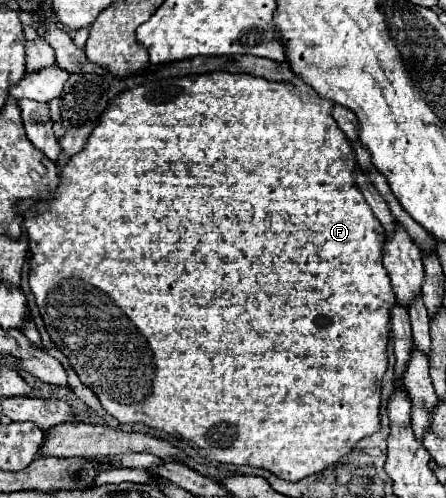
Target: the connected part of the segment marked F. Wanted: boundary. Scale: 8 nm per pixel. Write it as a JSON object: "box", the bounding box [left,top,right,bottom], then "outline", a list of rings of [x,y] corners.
{"box":[23,71,397,481],"outline":[[[217,71],[197,75],[197,77],[179,77],[179,79],[161,79],[151,81],[147,85],[137,85],[125,93],[121,93],[111,107],[105,111],[105,115],[99,121],[99,127],[89,135],[87,145],[81,153],[73,155],[69,163],[61,171],[61,183],[57,189],[57,195],[49,203],[35,203],[27,209],[23,219],[23,227],[31,239],[31,275],[29,285],[37,299],[37,307],[41,311],[41,317],[45,321],[45,327],[55,341],[55,345],[61,349],[61,353],[71,361],[75,373],[79,379],[91,387],[91,391],[99,397],[103,409],[111,413],[119,423],[145,423],[151,429],[161,429],[169,435],[183,437],[191,441],[191,445],[197,449],[201,457],[207,457],[211,461],[219,463],[233,463],[233,465],[251,465],[271,471],[273,475],[289,481],[299,481],[307,475],[319,473],[325,467],[339,461],[343,455],[347,455],[357,441],[363,437],[379,431],[379,405],[381,405],[381,381],[387,371],[387,341],[389,341],[389,321],[391,321],[391,307],[397,303],[395,293],[389,283],[389,275],[381,263],[383,259],[383,243],[385,243],[385,231],[381,223],[375,219],[371,207],[365,203],[363,193],[359,191],[355,183],[355,155],[353,149],[343,135],[343,131],[337,127],[331,111],[335,103],[329,99],[321,99],[311,87],[307,87],[301,79],[295,83],[273,83],[267,79],[259,79],[253,75],[233,75],[227,71]]]}

